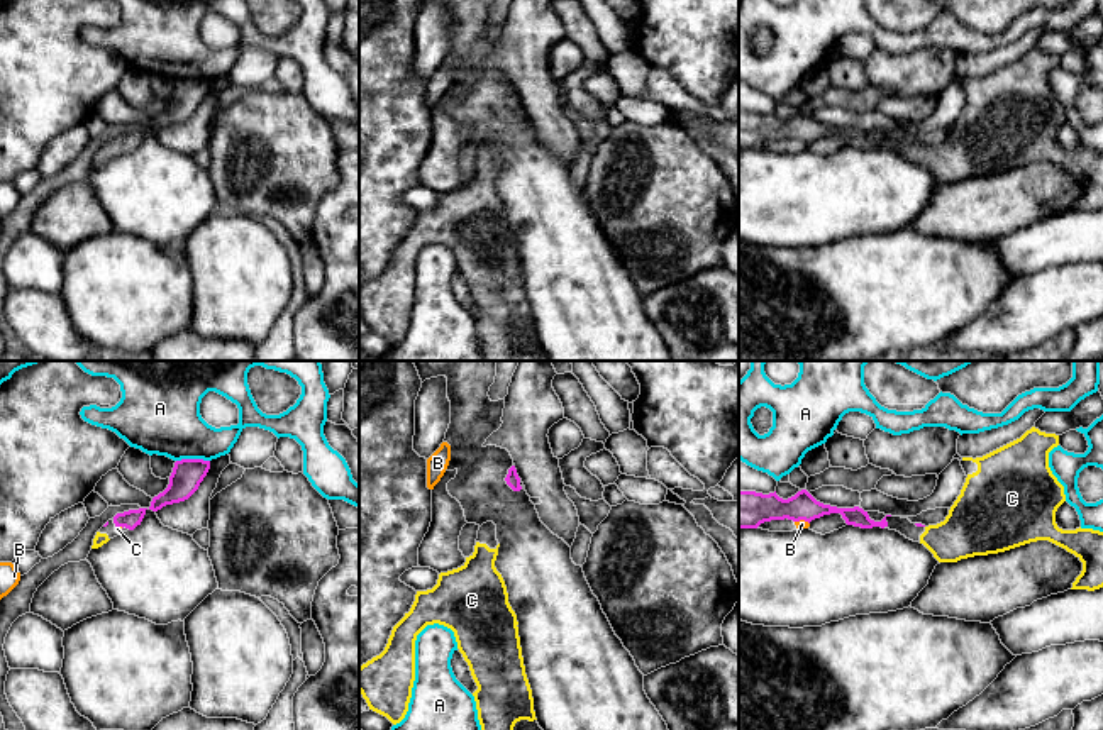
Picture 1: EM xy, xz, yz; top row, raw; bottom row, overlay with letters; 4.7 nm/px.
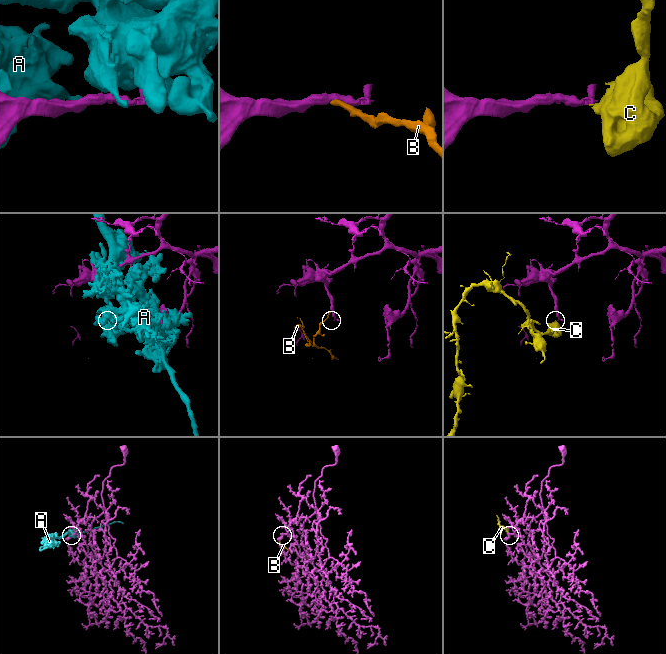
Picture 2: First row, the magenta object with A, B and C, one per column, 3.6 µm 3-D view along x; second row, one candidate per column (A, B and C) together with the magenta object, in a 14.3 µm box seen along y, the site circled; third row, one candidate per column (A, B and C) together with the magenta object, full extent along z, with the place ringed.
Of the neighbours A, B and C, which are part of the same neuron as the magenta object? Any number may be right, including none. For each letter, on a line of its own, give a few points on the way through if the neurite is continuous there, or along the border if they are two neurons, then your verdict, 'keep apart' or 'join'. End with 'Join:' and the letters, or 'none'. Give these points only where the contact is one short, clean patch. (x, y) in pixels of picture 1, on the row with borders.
A: keep apart
B: border along yz (795, 520), (809, 524); keep apart
C: runs through xy (131, 519), (119, 525), (117, 529); join
Join: C

